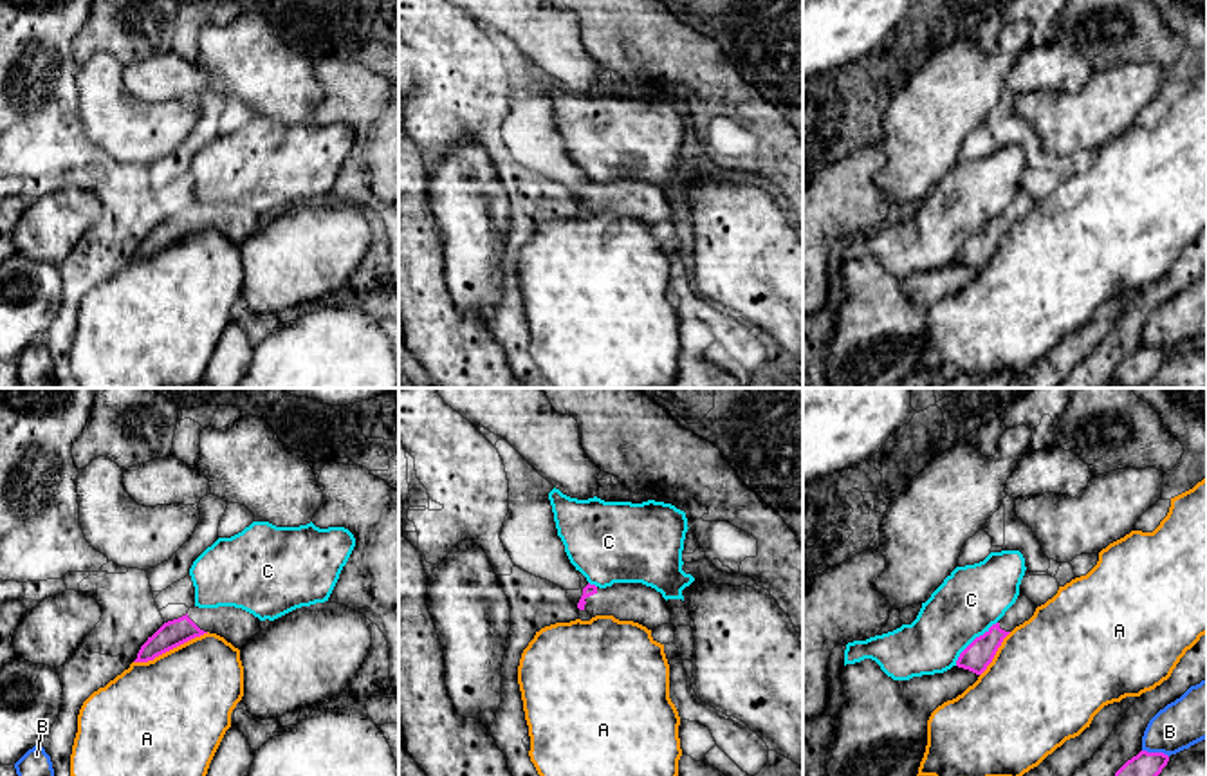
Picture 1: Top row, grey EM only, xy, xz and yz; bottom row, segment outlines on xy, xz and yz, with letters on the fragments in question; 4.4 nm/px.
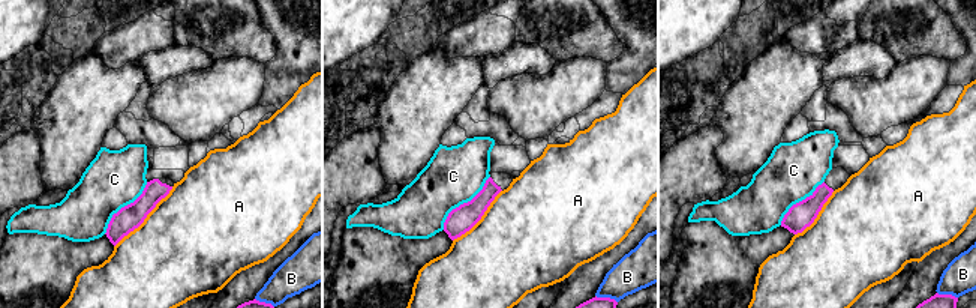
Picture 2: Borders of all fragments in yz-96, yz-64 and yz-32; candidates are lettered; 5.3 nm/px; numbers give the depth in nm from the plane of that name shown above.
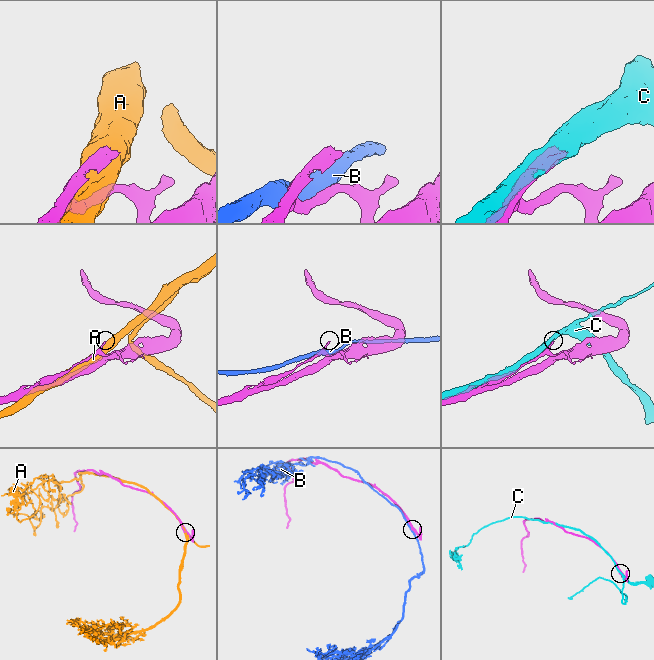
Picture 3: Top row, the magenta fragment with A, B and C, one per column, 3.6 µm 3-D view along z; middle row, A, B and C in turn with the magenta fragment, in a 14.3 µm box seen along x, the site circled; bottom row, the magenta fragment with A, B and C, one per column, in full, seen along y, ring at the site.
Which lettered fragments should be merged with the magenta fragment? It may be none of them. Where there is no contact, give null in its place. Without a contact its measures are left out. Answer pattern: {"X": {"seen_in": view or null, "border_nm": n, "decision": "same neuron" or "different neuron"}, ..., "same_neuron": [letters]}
{"A": {"seen_in": "xy", "border_nm": 360, "decision": "different neuron"}, "B": {"seen_in": "yz", "border_nm": 120, "decision": "different neuron"}, "C": {"seen_in": "yz", "border_nm": 280, "decision": "different neuron"}, "same_neuron": []}

